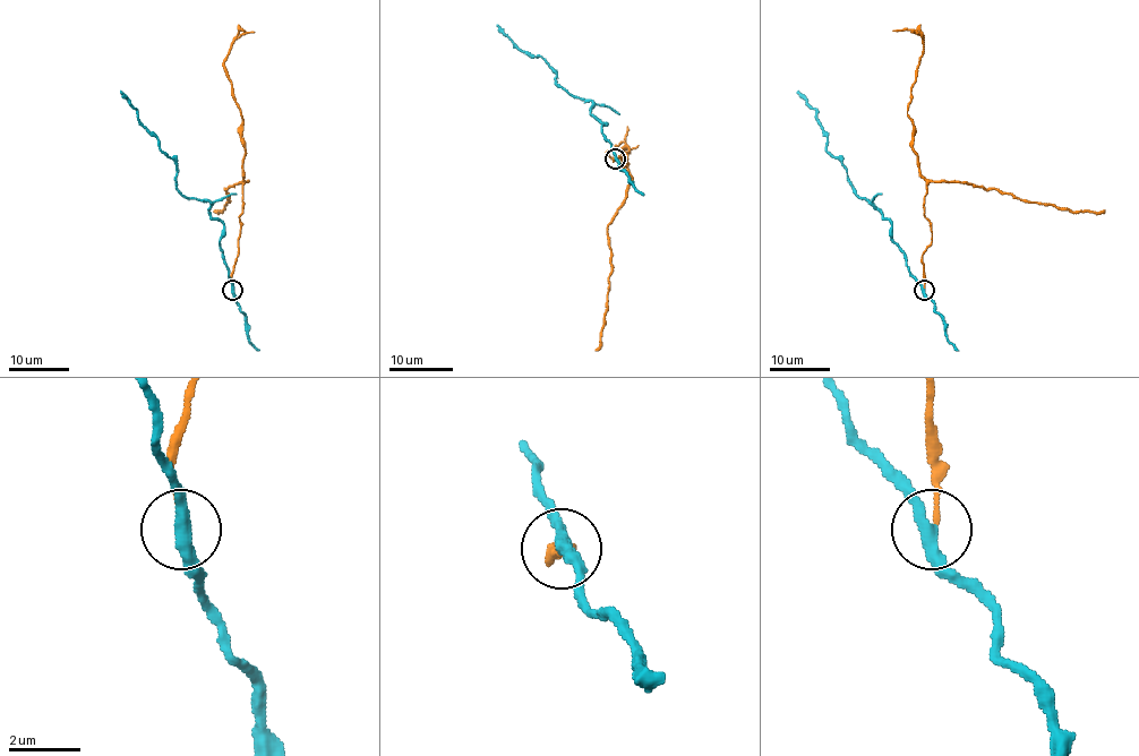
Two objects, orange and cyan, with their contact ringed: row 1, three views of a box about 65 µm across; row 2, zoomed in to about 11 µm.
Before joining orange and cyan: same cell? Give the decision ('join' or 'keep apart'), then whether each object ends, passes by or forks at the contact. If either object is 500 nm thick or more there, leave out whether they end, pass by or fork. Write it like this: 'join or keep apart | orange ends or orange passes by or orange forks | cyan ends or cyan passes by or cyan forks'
keep apart | orange ends | cyan passes by

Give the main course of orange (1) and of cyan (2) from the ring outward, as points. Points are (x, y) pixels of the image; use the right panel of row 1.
1: (924, 289), (923, 252), (932, 242), (932, 225), (924, 215), (927, 180), (907, 114), (923, 34), (892, 29)
2: (924, 290), (893, 240), (892, 225), (851, 188), (847, 169), (827, 151), (827, 132), (797, 91)

